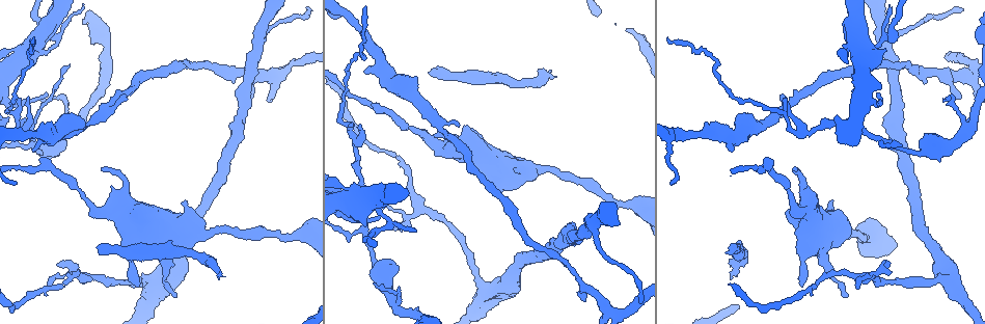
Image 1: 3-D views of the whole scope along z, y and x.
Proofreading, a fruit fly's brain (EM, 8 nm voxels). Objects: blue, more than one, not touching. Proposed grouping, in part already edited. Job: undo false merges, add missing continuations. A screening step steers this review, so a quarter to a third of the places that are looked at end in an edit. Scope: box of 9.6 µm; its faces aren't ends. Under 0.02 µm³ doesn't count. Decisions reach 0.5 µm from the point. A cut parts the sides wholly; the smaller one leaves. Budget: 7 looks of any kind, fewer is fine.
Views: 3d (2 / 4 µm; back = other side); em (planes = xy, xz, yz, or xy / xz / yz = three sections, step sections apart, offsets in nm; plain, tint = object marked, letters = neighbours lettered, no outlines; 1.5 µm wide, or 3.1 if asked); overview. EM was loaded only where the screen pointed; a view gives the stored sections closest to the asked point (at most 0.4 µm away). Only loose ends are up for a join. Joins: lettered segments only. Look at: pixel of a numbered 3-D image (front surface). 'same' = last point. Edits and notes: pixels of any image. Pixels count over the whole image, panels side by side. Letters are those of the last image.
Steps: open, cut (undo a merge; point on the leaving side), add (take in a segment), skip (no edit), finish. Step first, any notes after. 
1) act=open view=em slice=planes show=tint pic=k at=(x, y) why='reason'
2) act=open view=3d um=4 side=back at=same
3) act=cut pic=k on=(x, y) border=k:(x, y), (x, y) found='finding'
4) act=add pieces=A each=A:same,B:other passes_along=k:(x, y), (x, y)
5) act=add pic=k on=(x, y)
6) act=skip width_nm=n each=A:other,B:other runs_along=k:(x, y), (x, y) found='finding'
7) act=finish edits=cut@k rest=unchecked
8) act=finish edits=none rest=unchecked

act=open view=em slice=xz step=8 show=tint pic=1 at=(731, 277)

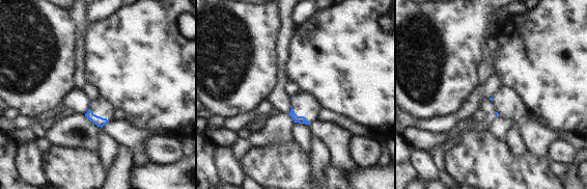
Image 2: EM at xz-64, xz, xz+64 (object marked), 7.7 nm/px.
act=open view=em slice=planes show=letters at=same

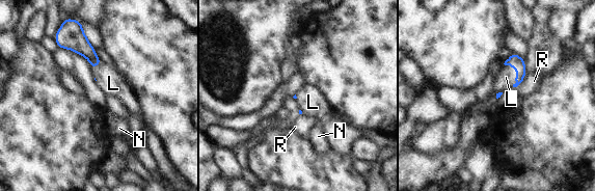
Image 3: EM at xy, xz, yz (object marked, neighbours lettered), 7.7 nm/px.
act=add pieces=L each=L:same,N:other,R:other passes_along=3:(514, 60), (517, 72), (506, 77) found='the neuron continues'

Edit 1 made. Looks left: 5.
act=open view=overview why='see it whole again'

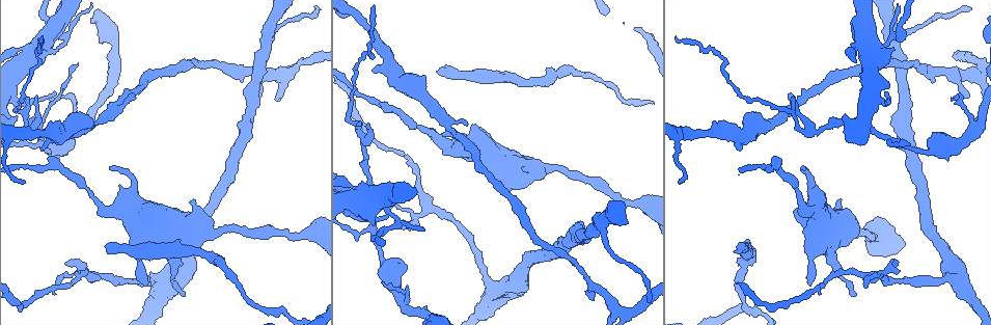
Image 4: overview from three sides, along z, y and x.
act=open view=em slice=planes show=tint pic=4 at=(35, 103) why='closes a loop'

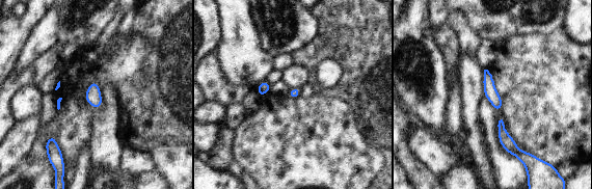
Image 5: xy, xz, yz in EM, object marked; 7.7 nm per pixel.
act=open view=em slice=planes show=letters at=same why='what lies round it'

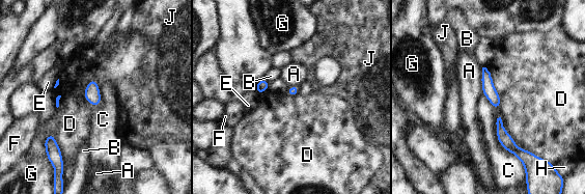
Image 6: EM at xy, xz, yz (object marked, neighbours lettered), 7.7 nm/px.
act=skip width_nm=70 each=A:other,B:other,C:other,D:other,E:other,F:other,G:other,H:other,J:other border=6:(99, 85), (101, 103), (93, 107) found='all the same neuron'

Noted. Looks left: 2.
act=open view=em slice=planes show=letters pic=4 at=(34, 46)

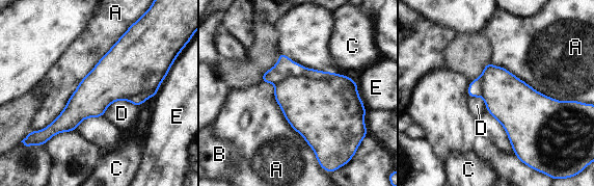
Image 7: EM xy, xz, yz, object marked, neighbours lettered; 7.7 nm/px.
act=cut pic=7 on=(285, 68) each=A:other,B:other,C:other,D:other,E:other found='a second neuron is stuck on'

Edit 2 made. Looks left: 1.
act=finish edits=add@3,cut@7 rest=unchecked

